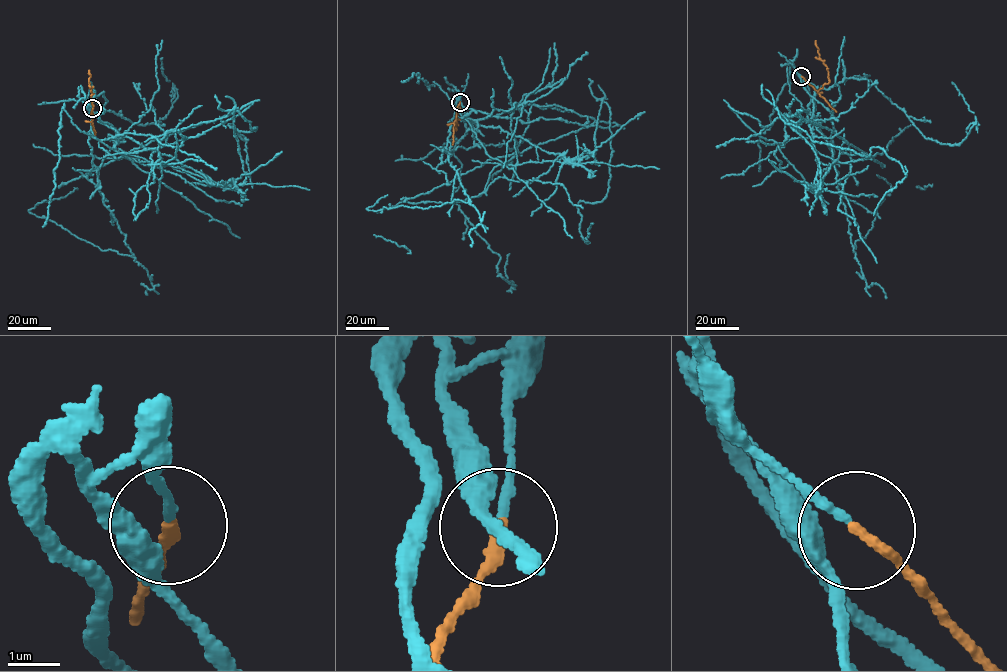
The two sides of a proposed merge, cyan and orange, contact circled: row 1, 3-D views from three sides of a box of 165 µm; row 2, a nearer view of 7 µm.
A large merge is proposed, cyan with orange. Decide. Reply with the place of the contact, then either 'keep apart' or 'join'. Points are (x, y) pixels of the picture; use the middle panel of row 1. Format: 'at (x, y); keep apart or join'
at (460, 102); keep apart

